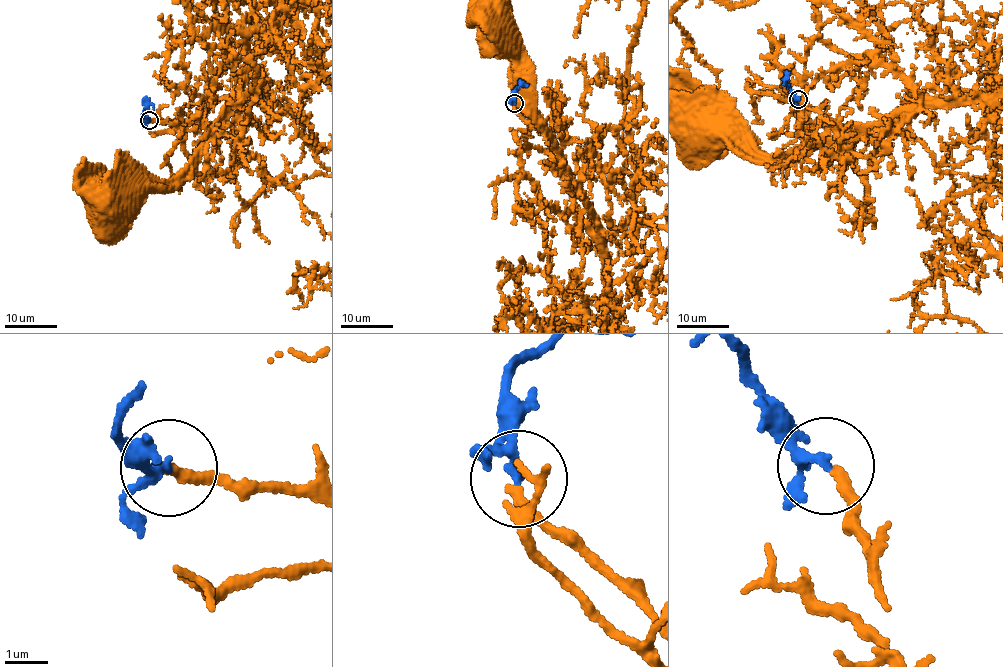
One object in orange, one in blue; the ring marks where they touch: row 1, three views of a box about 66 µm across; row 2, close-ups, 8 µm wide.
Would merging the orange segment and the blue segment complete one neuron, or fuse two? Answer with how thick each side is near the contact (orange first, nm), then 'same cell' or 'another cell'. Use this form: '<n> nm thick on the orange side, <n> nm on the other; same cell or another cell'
280 nm thick on the orange side, 170 nm on the other; same cell

